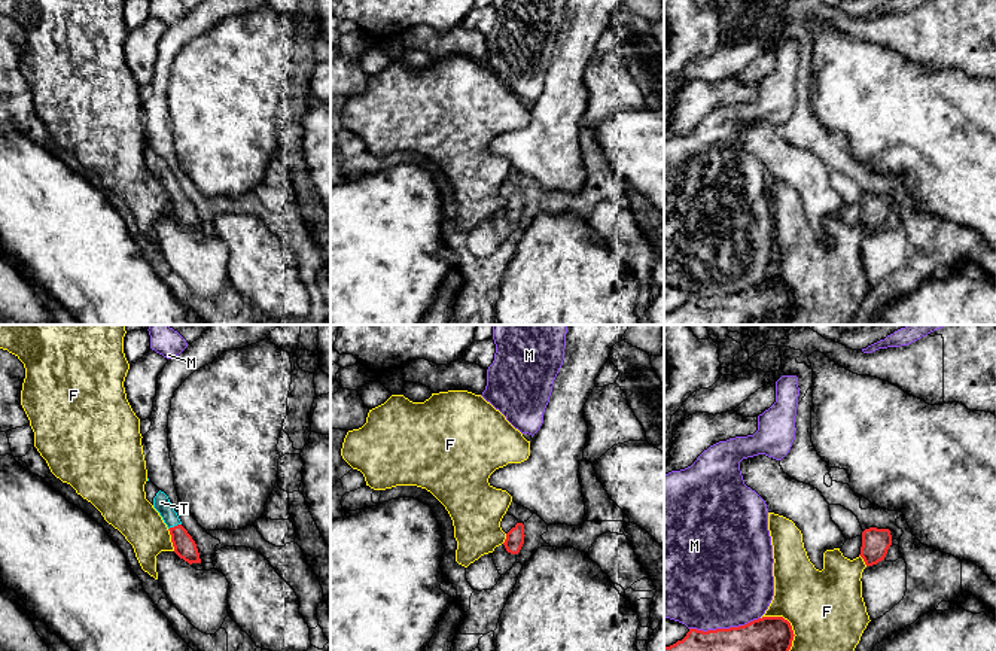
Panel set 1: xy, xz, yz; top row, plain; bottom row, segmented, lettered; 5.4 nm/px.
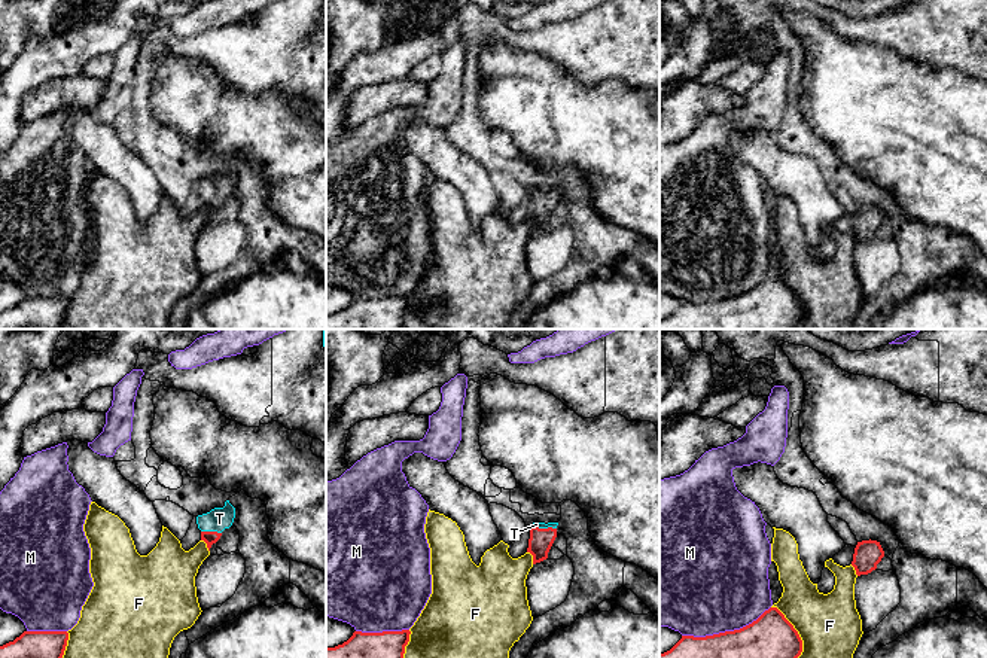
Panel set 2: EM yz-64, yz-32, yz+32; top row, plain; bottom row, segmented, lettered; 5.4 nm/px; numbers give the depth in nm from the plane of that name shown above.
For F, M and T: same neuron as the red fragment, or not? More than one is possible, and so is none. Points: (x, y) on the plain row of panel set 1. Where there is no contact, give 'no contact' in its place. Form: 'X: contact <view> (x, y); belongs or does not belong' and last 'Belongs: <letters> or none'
F: contact yz (791, 294); does not belong
M: contact yz (724, 295); does not belong
T: contact xy (174, 192); belongs
Belongs: T

